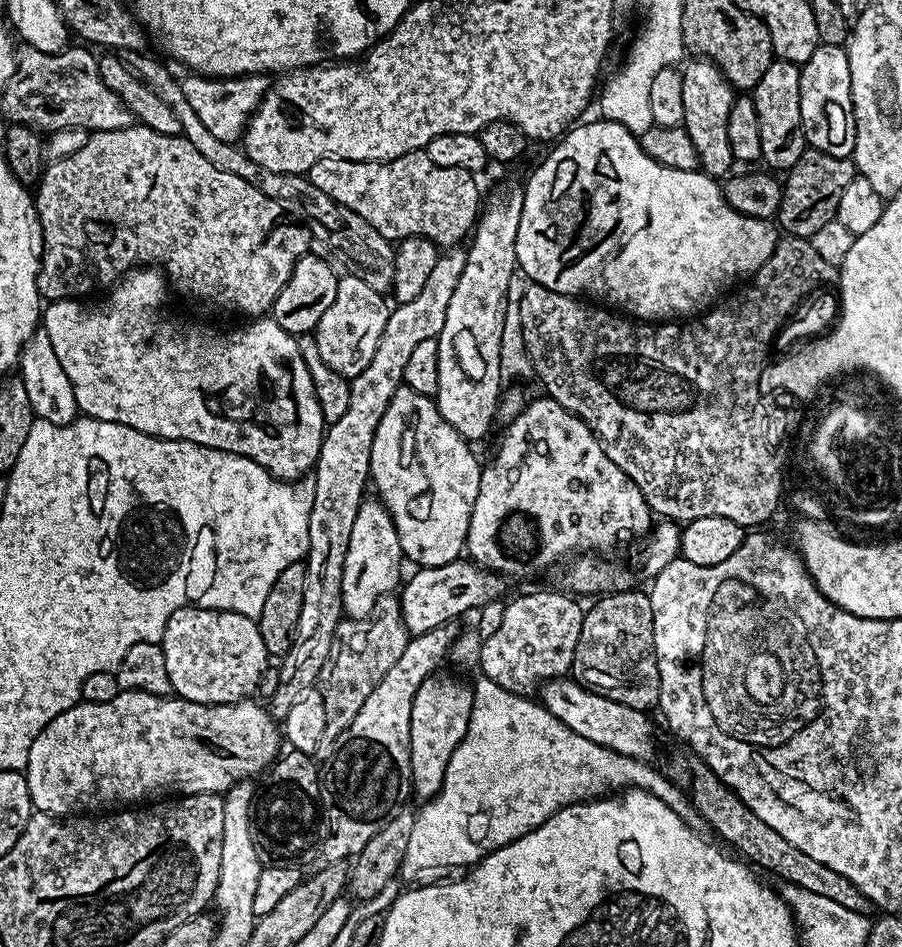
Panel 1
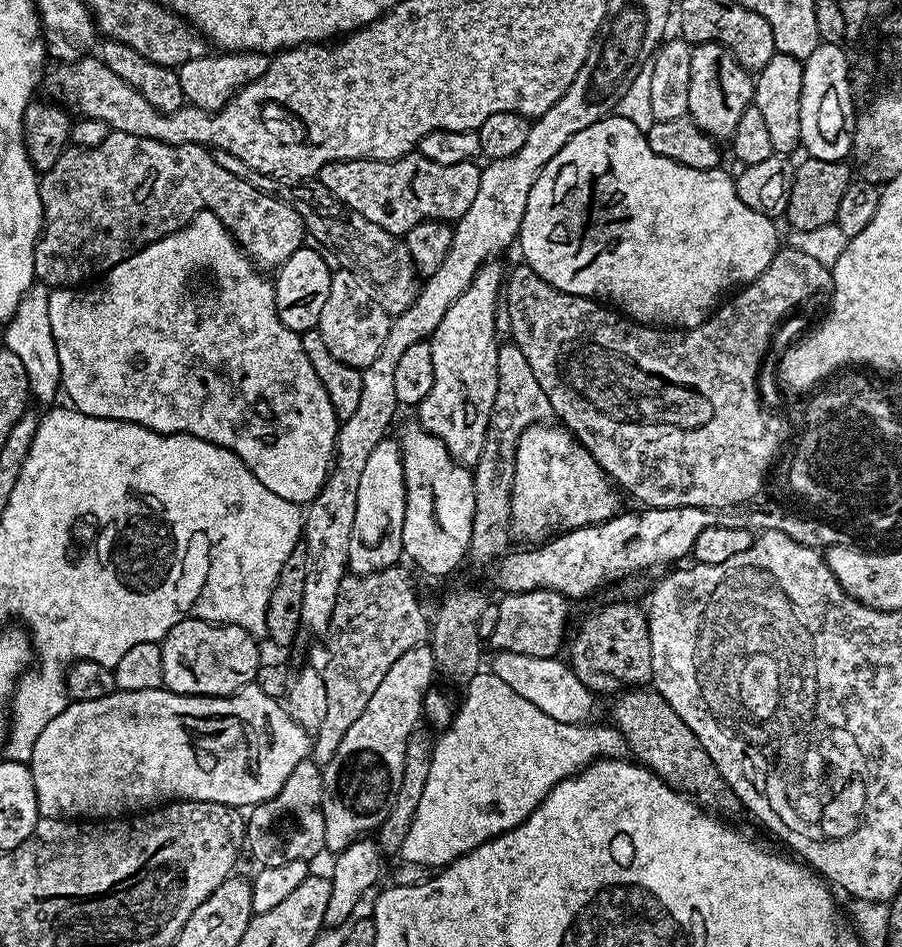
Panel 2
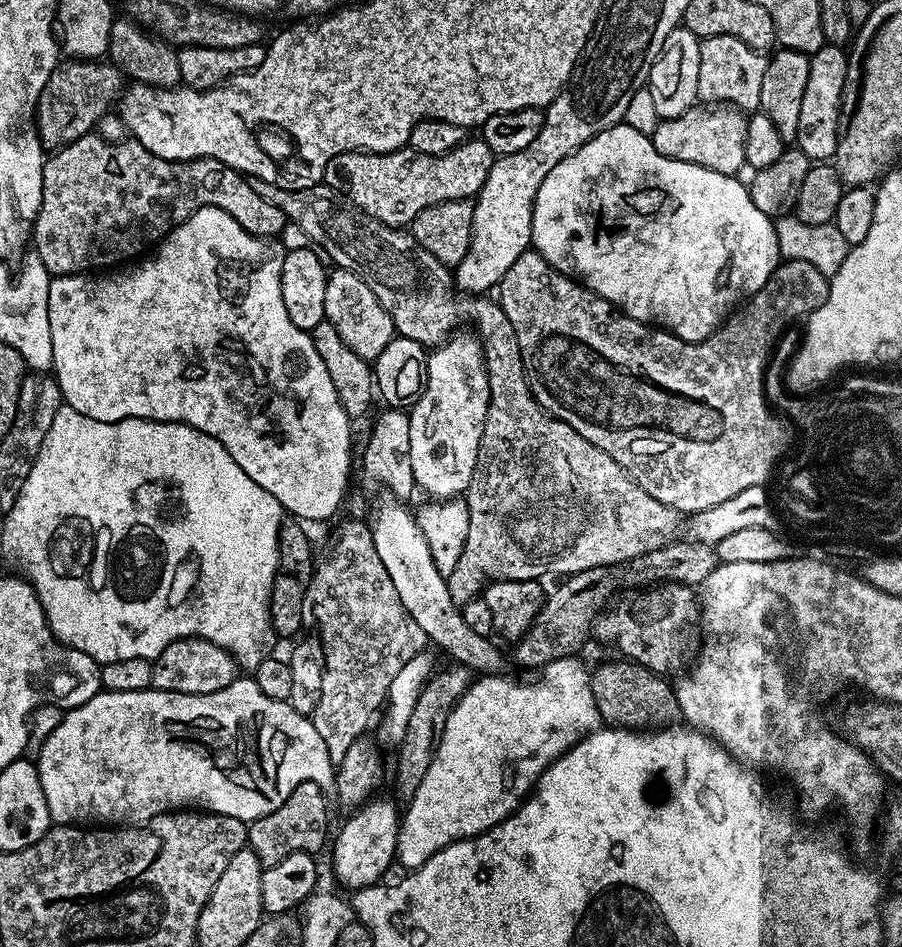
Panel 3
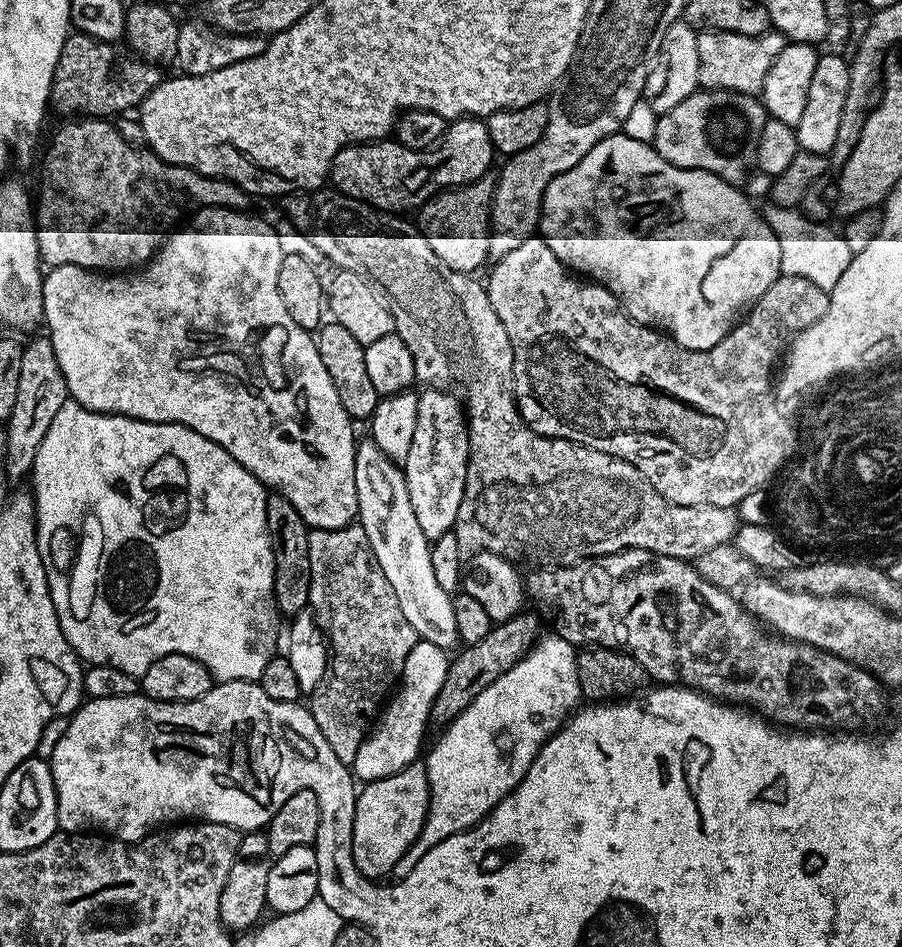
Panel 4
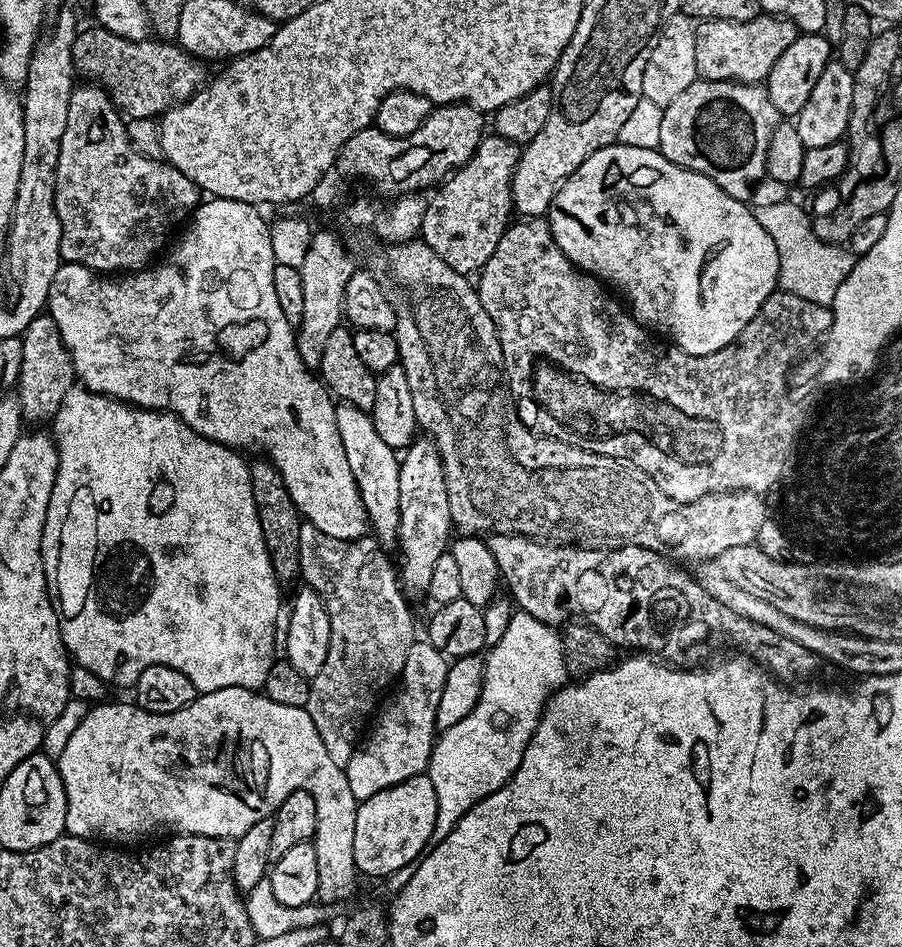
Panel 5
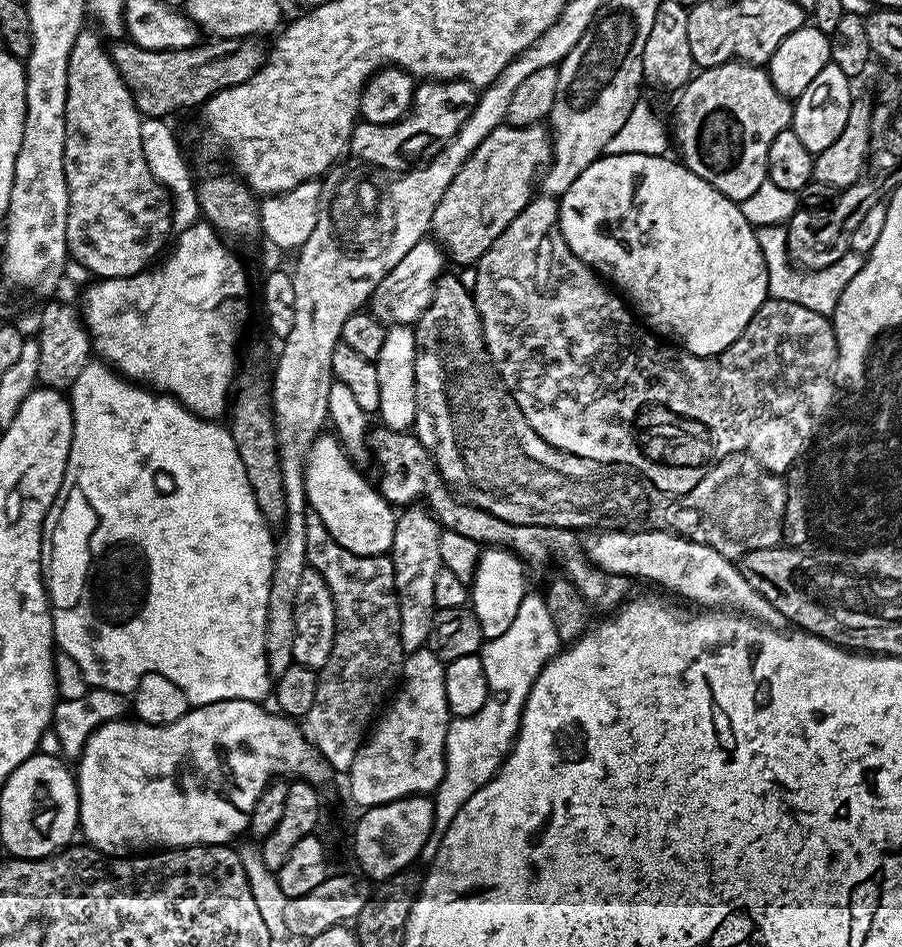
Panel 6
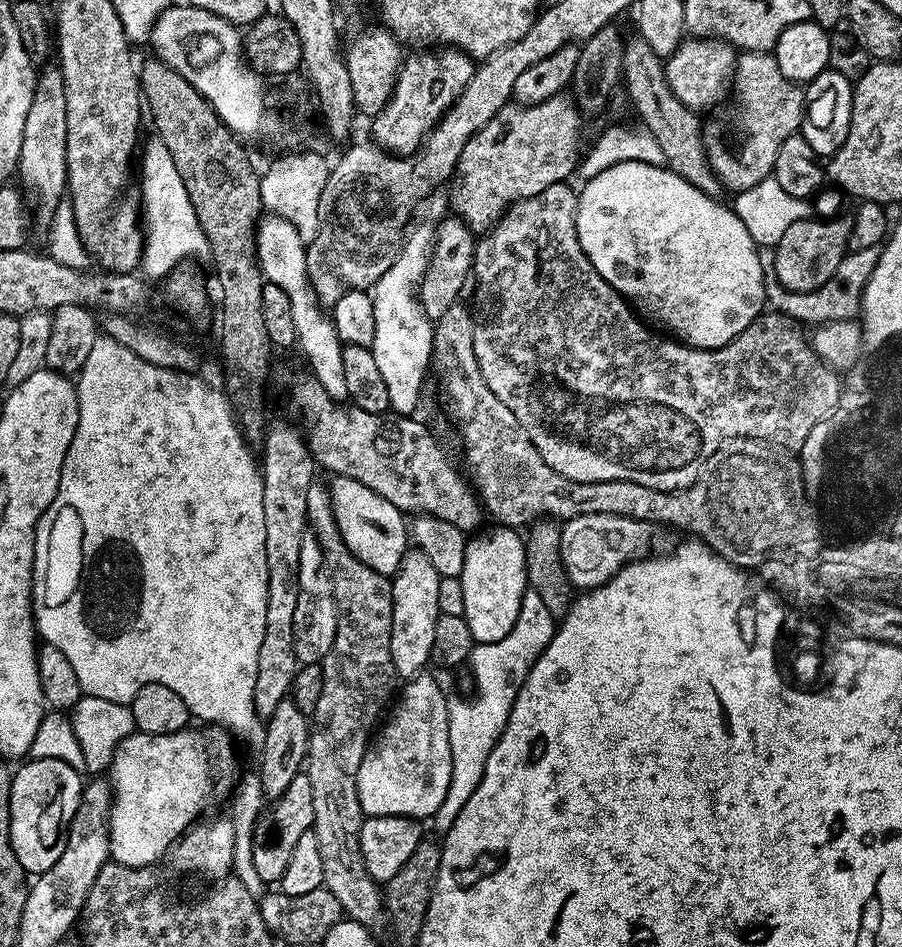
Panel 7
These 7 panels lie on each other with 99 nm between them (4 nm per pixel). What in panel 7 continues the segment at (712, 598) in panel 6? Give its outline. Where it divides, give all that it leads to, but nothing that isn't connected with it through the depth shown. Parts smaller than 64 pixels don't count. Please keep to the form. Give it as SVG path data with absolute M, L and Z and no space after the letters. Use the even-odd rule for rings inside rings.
M582 514L573 520L563 521L560 529L560 553L562 566L573 589L591 590L602 586L625 564L639 560L652 544L653 525L618 514Z

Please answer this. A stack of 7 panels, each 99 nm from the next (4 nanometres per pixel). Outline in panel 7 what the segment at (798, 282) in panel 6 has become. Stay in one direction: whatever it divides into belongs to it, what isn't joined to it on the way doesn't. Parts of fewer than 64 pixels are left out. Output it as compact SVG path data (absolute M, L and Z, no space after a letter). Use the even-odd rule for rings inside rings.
M880 248L848 252L828 282L809 292L796 293L784 288L782 282L778 280L778 275L775 274L774 252L761 251L760 261L764 271L764 291L767 303L775 311L789 316L791 320L804 326L815 326L838 320L856 320L860 311L860 296L864 293L866 282L870 282L870 274L874 274L874 266L878 266L879 257Z

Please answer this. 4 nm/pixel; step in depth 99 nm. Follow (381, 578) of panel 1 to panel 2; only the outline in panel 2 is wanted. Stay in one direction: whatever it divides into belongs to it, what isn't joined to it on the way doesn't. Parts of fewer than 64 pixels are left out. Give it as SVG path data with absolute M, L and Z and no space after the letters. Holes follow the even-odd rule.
M385 438L374 446L358 485L358 506L354 510L354 530L350 534L349 569L357 576L380 572L399 565L404 556L402 522L406 518L406 486L400 442Z

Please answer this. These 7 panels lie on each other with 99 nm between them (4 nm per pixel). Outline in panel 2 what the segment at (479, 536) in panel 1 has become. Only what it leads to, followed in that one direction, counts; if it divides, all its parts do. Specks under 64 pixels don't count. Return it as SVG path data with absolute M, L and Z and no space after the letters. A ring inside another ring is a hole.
M552 422L532 424L521 434L516 447L510 528L515 535L517 532L522 539L532 540L528 542L544 542L570 528L605 524L622 508L620 505L621 493L608 473L602 470L600 463L587 452L584 445L567 428L553 424Z

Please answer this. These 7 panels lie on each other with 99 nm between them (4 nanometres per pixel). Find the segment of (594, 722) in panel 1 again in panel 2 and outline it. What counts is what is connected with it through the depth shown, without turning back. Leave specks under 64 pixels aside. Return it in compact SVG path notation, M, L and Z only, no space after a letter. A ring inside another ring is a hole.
M493 651L492 664L490 670L510 690L522 694L526 702L534 702L542 714L550 714L554 722L563 724L586 724L593 719L596 712L597 697L594 693L583 685L582 682L573 674L572 669L567 663L556 656L546 658L534 658L530 654L514 654L513 652Z

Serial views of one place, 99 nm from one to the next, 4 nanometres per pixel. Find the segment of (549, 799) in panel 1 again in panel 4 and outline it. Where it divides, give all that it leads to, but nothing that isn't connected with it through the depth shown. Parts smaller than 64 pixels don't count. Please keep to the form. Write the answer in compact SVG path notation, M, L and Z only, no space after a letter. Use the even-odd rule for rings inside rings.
M541 635L527 656L523 656L514 666L510 666L510 670L506 670L502 678L490 682L490 686L486 686L482 694L475 696L470 706L466 706L466 710L462 710L462 714L458 714L455 720L441 731L444 733L441 734L440 741L426 757L430 786L428 817L416 841L392 867L391 875L396 880L404 880L410 874L410 870L414 870L418 862L422 862L422 854L434 850L438 842L473 828L490 810L494 810L494 806L498 806L498 802L502 802L502 798L506 798L506 794L514 791L518 782L522 782L538 750L563 726L573 709L581 703L576 665L577 651L577 645L566 642L561 636Z

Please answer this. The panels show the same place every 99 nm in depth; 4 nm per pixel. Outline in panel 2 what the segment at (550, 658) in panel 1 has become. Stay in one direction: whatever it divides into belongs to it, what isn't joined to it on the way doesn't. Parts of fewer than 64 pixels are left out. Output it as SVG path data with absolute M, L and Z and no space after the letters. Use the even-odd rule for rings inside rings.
M542 590L510 592L499 597L496 604L498 622L494 622L494 634L490 638L491 647L498 652L530 654L534 658L556 656L559 648L565 647L564 631L568 628L569 601L562 594Z

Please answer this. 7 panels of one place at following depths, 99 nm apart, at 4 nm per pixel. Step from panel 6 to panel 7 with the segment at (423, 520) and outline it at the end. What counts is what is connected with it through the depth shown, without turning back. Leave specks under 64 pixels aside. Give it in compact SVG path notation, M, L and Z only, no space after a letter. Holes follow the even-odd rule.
M418 550L404 553L392 581L392 629L390 630L390 658L396 667L396 675L409 678L429 667L434 646L434 626L441 616L438 606L438 570L430 566L430 558Z

